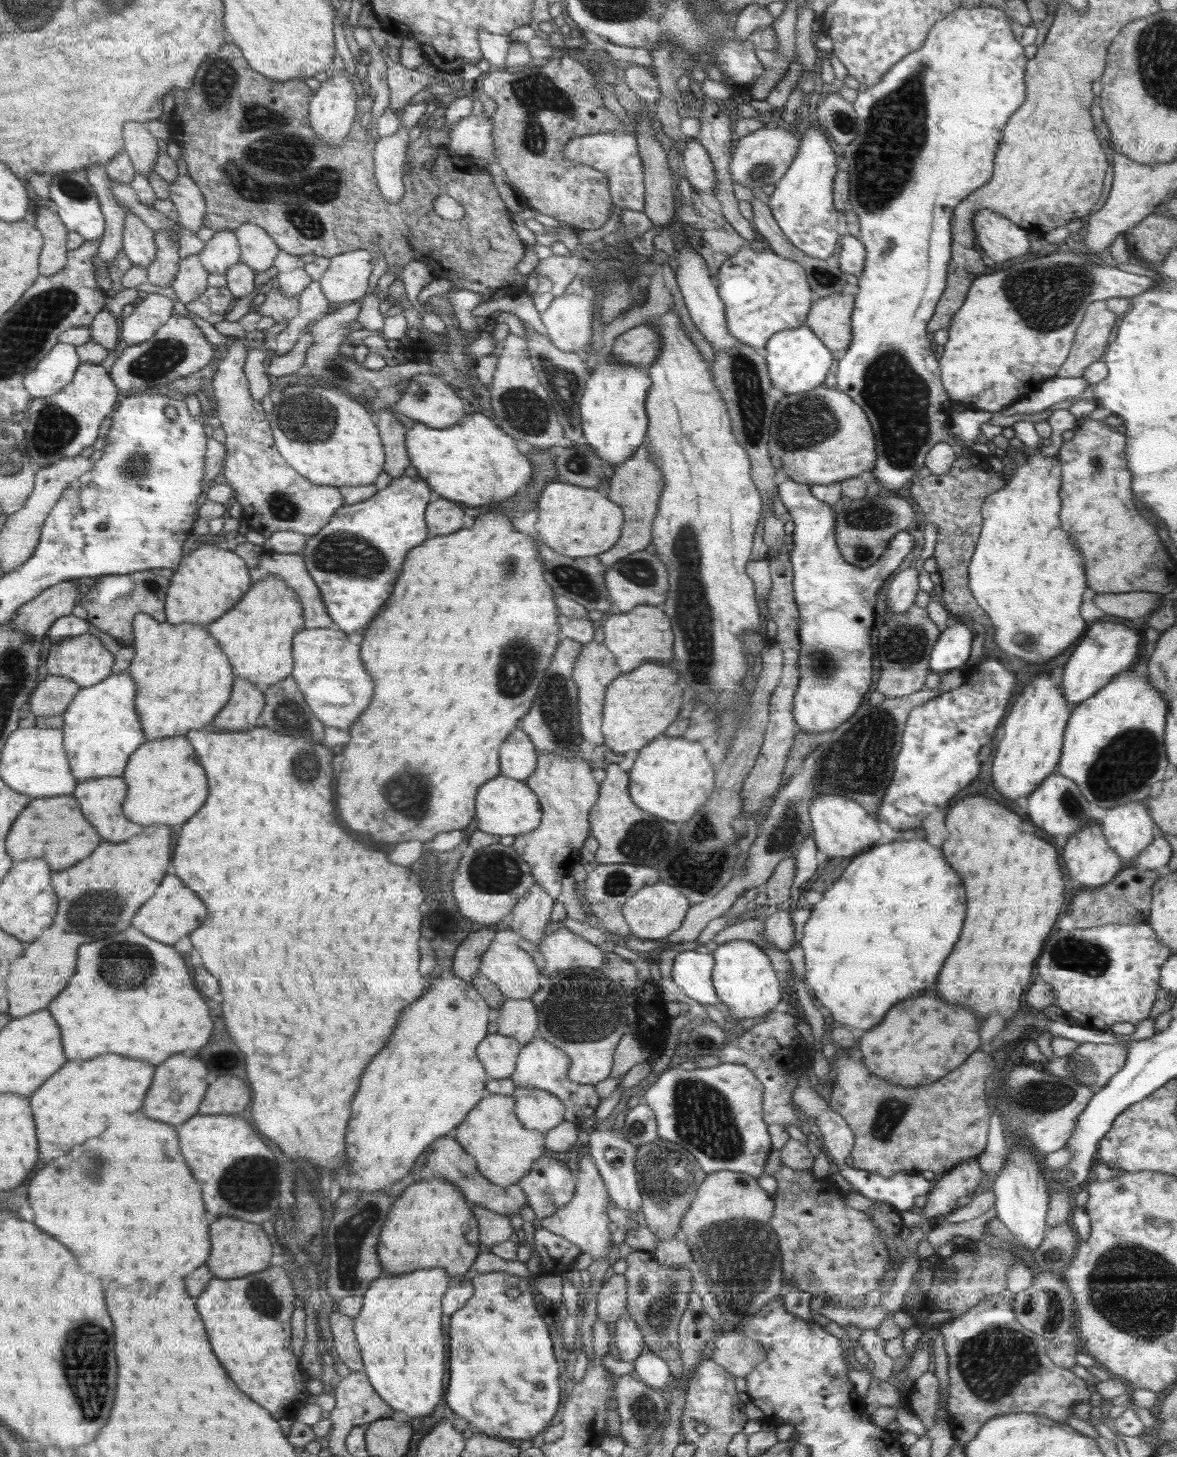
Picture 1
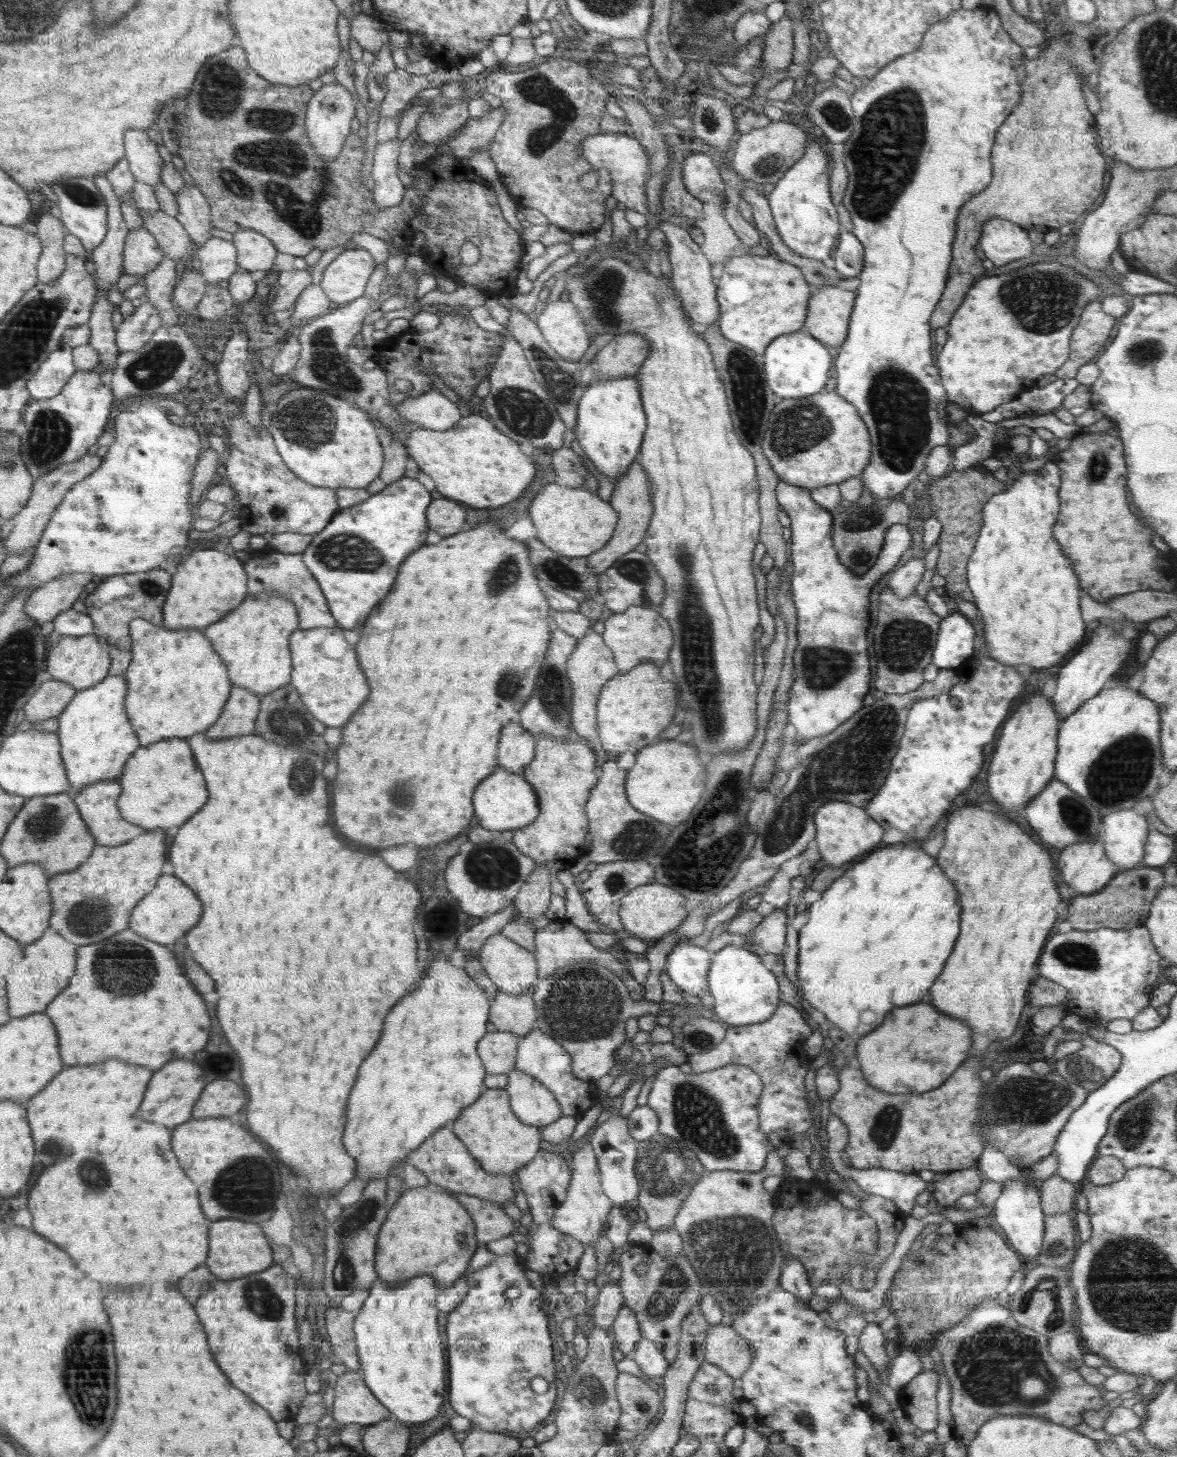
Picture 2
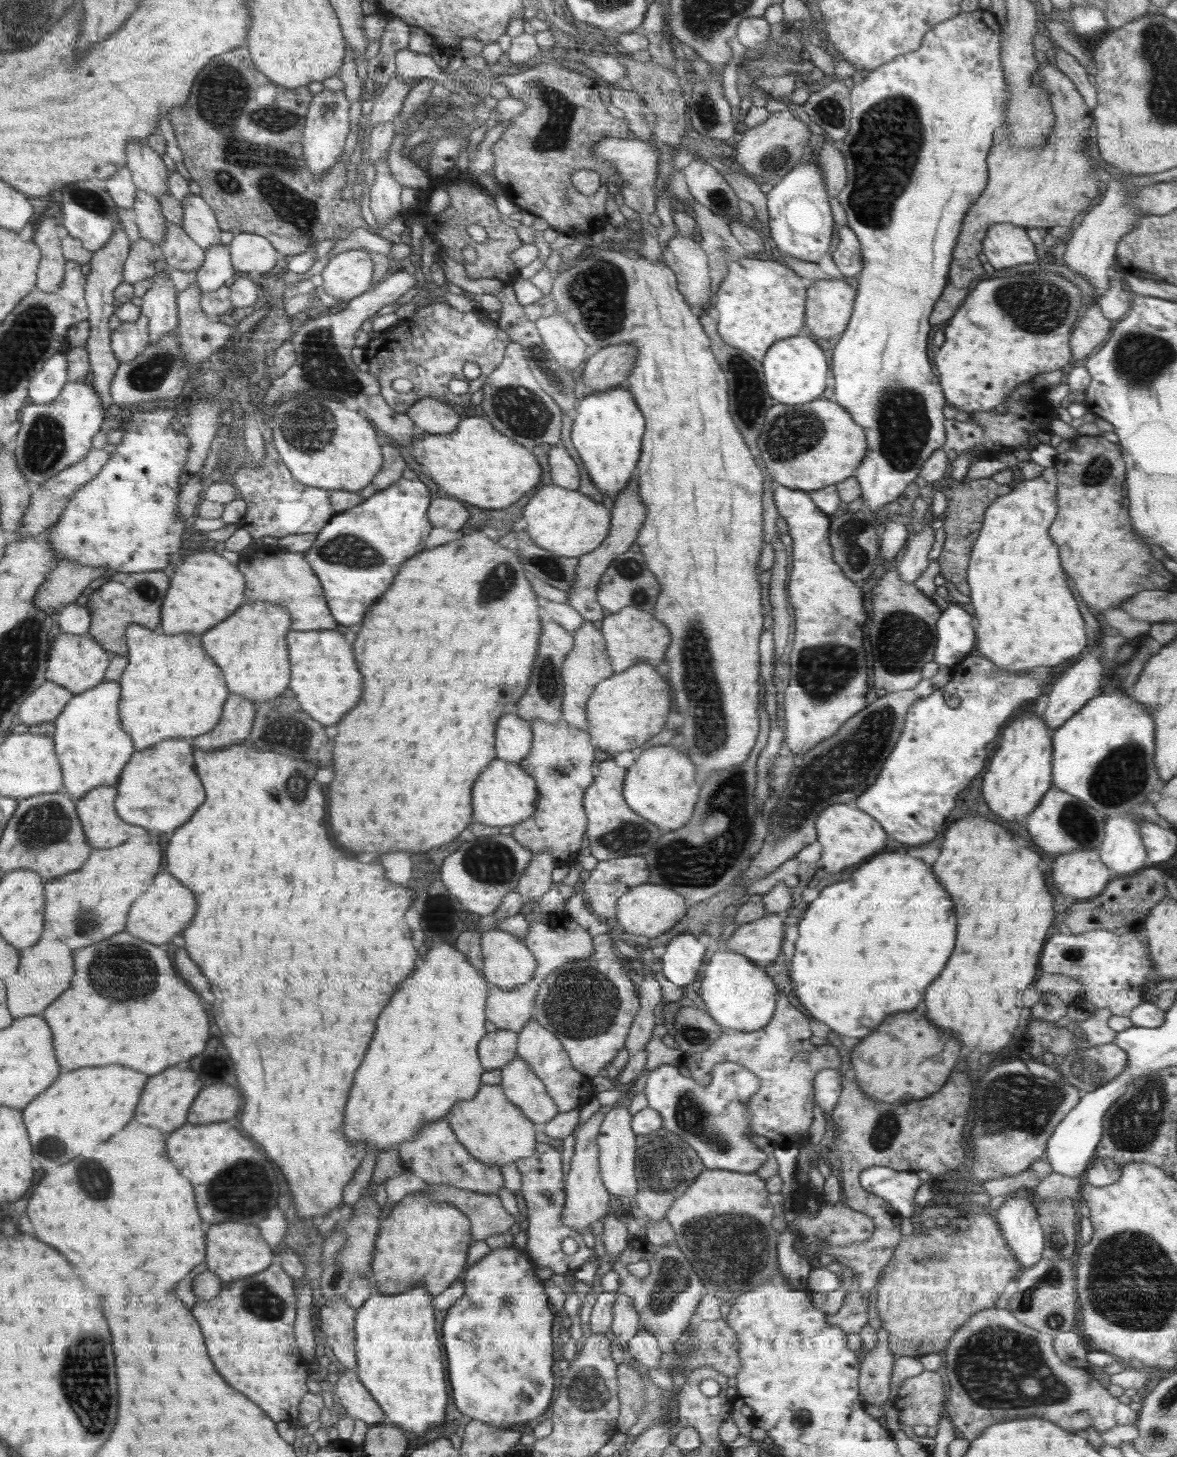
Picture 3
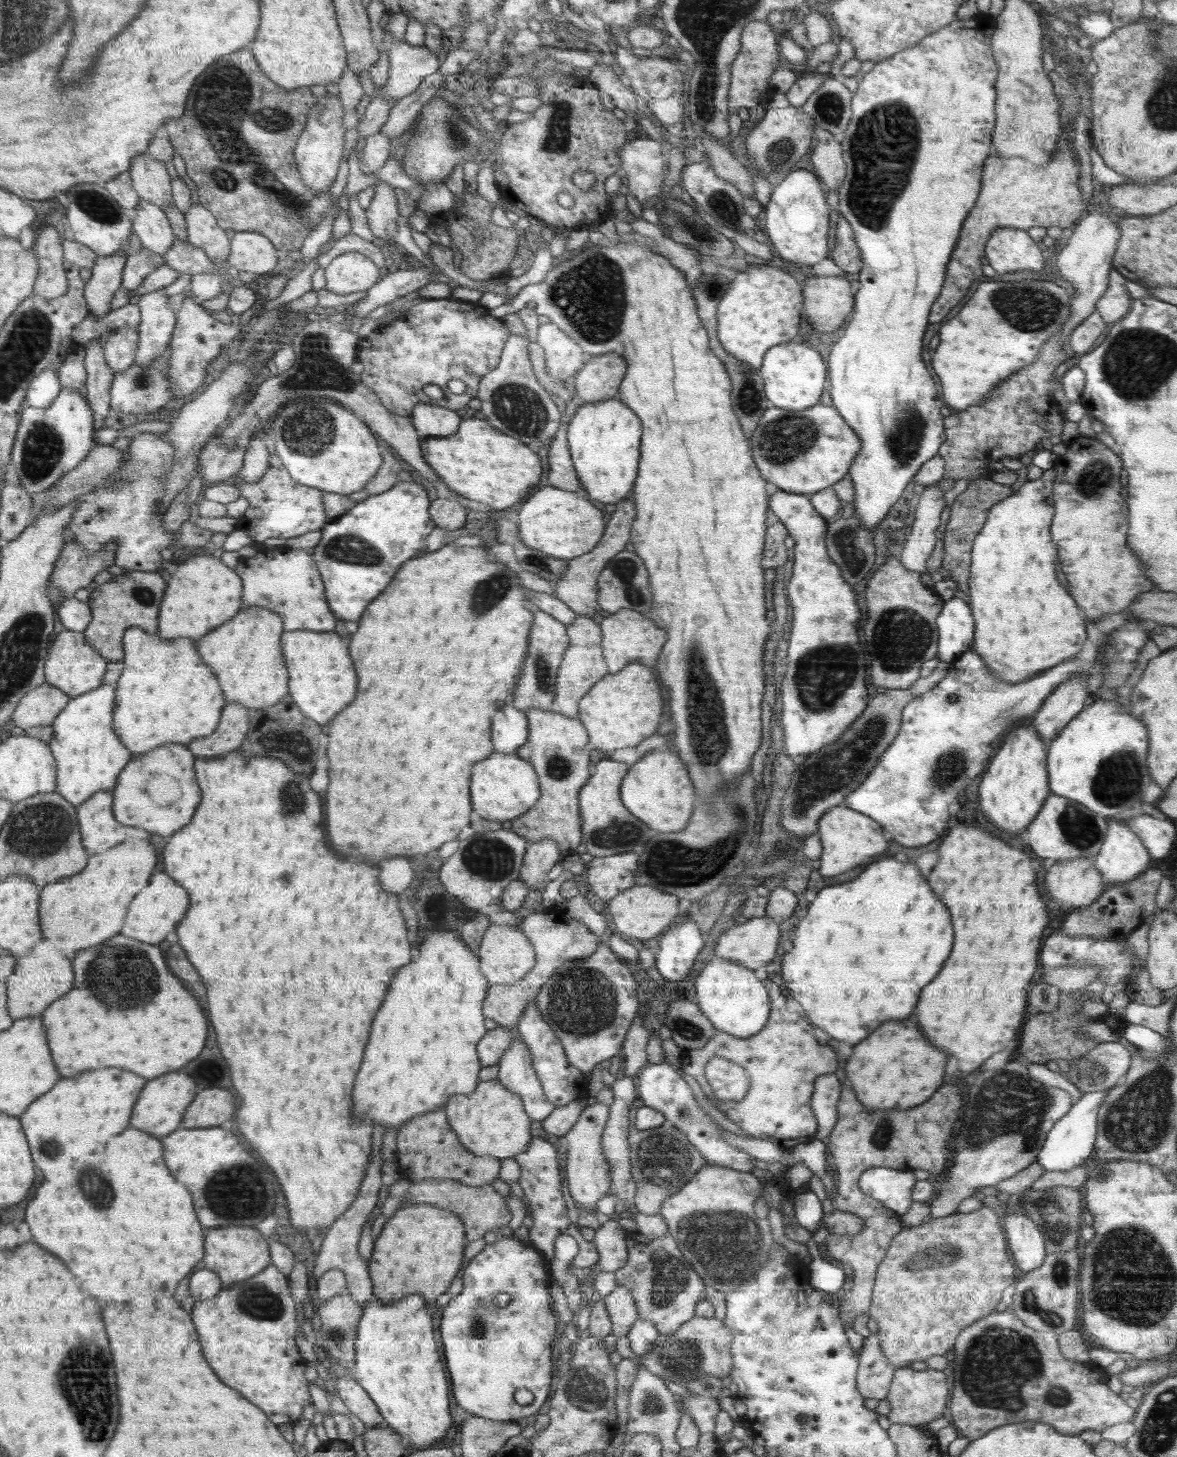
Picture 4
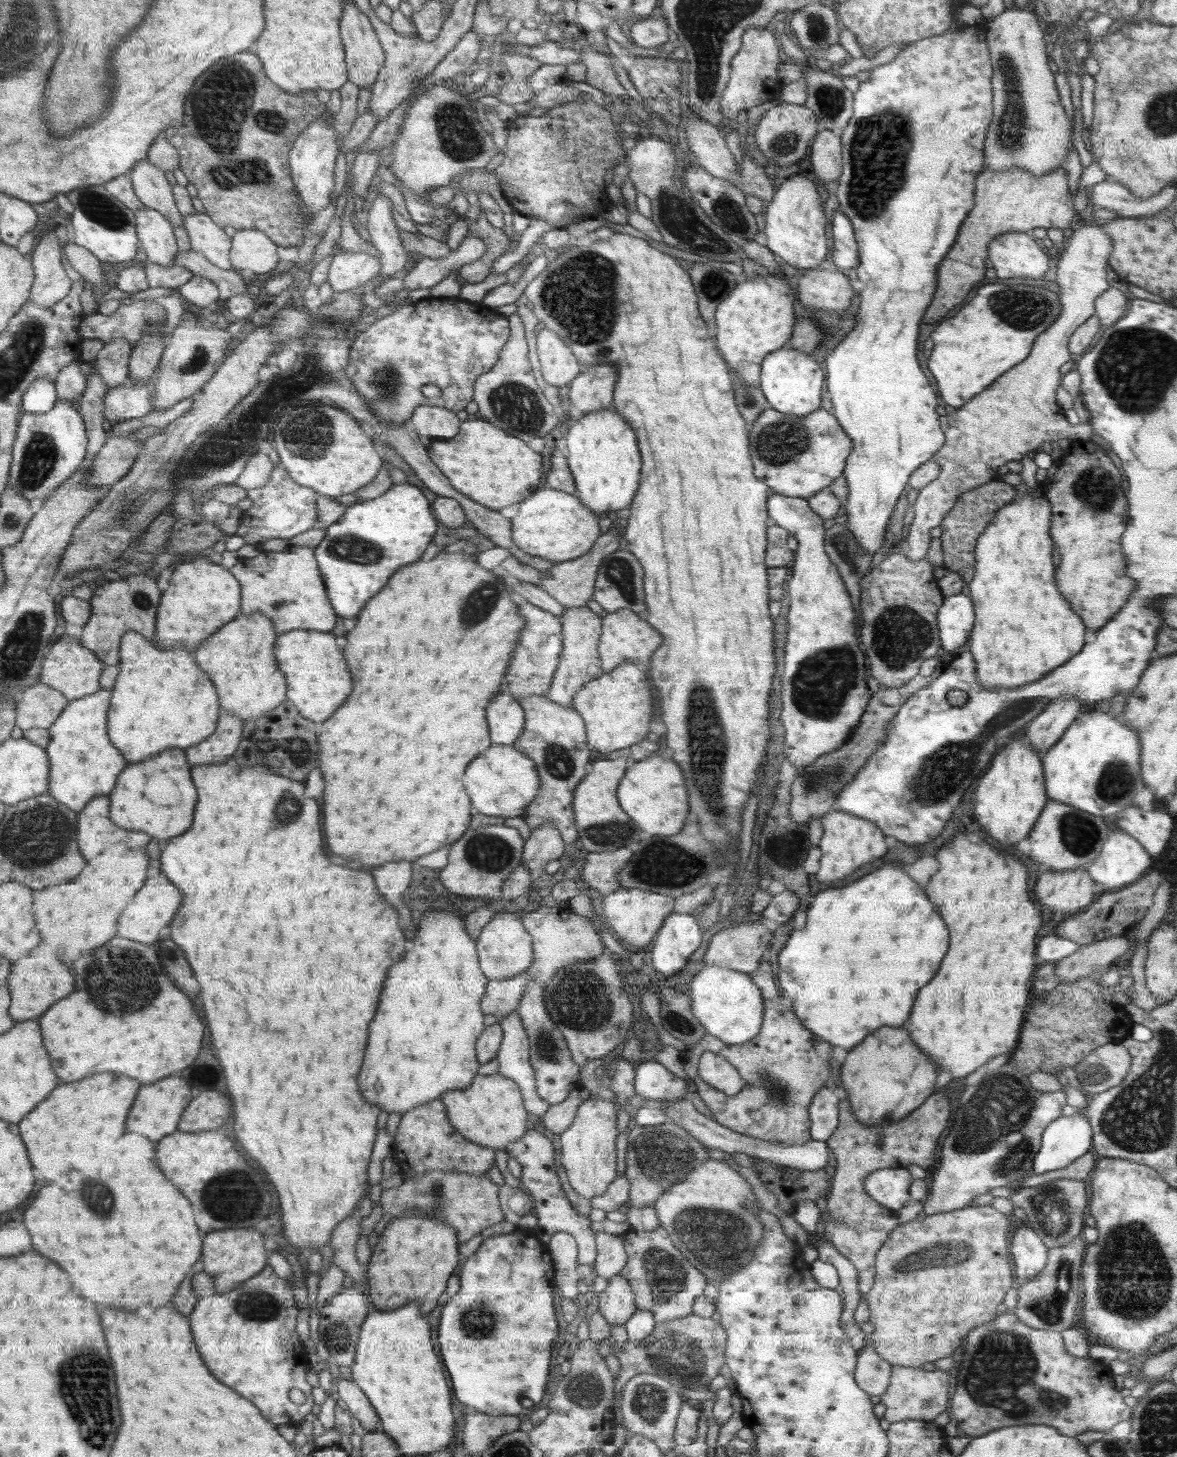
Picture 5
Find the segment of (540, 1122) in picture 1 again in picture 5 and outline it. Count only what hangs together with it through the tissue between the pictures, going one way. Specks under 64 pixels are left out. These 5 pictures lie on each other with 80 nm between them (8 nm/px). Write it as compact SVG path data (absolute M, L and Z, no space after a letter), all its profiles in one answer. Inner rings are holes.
M515 1010L498 1021L498 1024L504 1030L504 1042L495 1058L499 1064L497 1073L517 1082L525 1097L526 1110L542 1117L550 1109L550 1103L537 1090L536 1074L530 1060L529 1038L521 1017Z

